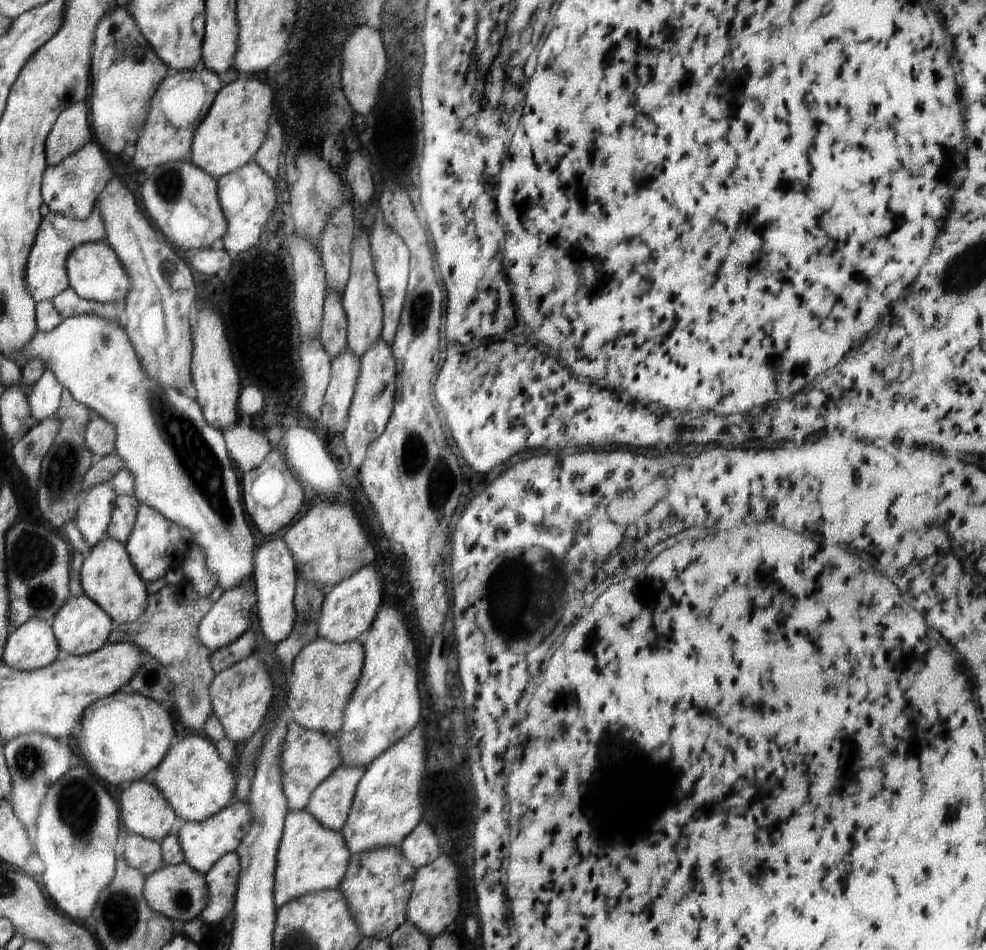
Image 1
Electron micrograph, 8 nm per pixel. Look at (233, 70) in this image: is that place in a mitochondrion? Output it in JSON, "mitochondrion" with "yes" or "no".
{"mitochondrion":"no"}

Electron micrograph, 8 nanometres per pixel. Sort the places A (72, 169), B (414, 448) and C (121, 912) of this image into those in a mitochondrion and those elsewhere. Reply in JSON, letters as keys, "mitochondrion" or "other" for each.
{"A":"mitochondrion","B":"mitochondrion","C":"mitochondrion"}

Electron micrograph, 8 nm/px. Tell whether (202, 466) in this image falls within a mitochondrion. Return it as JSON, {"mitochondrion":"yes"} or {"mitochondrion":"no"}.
{"mitochondrion":"yes"}

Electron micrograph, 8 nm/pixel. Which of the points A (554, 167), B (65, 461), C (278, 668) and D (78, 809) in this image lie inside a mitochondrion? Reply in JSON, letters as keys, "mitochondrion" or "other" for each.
{"A":"other","B":"mitochondrion","C":"other","D":"mitochondrion"}

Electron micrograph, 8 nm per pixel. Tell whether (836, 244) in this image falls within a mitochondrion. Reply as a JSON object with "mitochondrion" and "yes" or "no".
{"mitochondrion":"no"}

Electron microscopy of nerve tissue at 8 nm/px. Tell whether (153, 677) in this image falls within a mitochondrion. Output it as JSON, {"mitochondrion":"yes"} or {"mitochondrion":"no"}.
{"mitochondrion":"yes"}

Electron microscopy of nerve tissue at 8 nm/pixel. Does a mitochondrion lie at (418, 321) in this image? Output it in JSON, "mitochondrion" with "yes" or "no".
{"mitochondrion":"yes"}

